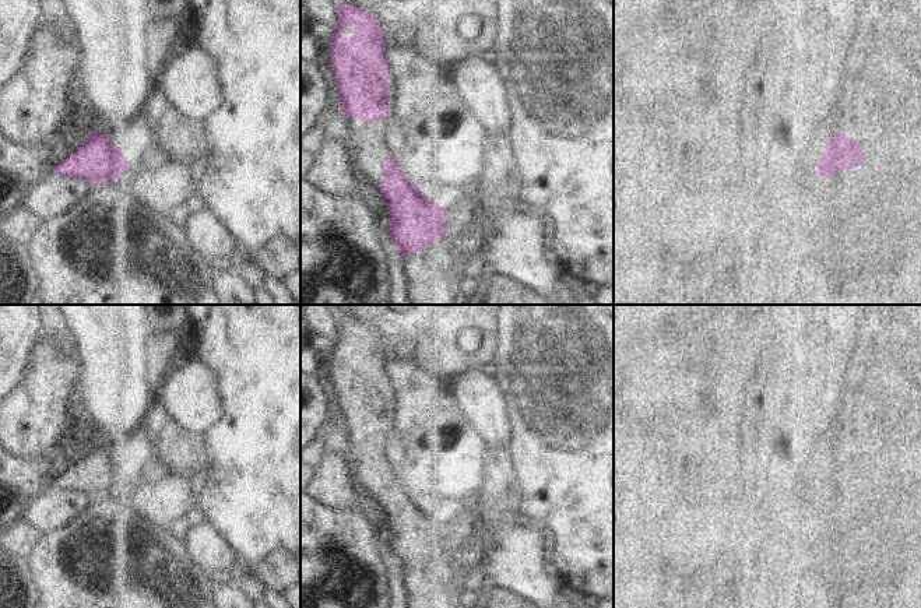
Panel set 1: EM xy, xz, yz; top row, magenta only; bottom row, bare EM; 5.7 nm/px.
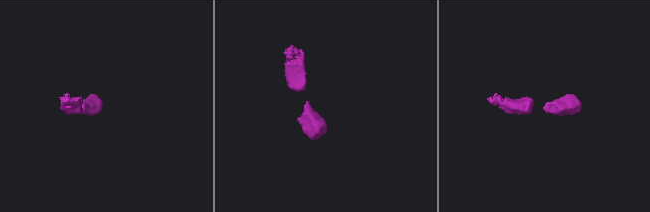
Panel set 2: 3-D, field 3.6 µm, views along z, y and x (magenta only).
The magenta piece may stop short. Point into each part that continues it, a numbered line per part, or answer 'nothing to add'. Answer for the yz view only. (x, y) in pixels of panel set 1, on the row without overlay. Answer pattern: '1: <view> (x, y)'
1: yz (899, 457)

